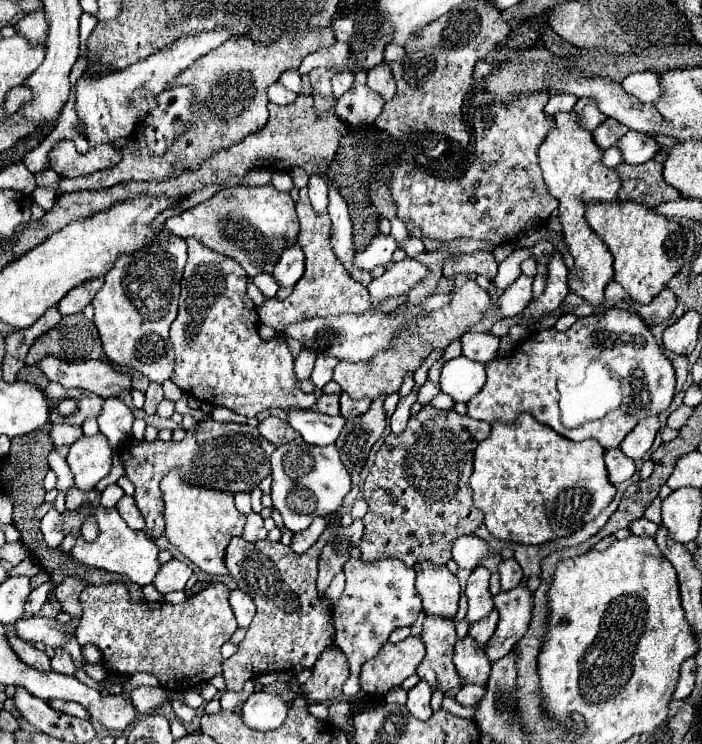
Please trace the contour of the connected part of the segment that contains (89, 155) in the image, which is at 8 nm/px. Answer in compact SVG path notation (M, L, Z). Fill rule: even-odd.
M71 140L57 142L49 152L49 168L53 168L63 178L87 176L105 168L115 166L121 160L121 148L113 144L101 144L79 154Z

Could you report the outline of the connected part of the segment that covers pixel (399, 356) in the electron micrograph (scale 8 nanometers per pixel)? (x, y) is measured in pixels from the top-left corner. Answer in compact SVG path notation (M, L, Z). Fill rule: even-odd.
M465 280L459 288L453 290L453 300L441 310L429 312L421 322L411 324L397 336L393 348L377 354L373 360L361 362L361 364L351 364L351 362L339 362L339 366L333 372L333 380L341 386L343 392L347 392L351 398L369 398L375 400L379 396L387 396L391 392L397 392L403 384L403 378L407 372L417 372L423 364L423 360L435 352L435 350L445 350L455 338L461 338L471 326L475 326L489 310L493 310L495 304L491 302L491 296L487 290L483 290L477 282Z

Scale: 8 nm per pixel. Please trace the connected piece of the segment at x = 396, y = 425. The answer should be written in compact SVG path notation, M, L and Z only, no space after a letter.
M411 392L409 398L403 398L403 400L397 404L397 410L395 410L395 414L391 416L391 420L389 420L389 426L391 426L391 432L393 432L393 434L401 434L401 432L405 430L407 418L409 418L409 408L413 406L415 400L417 400L417 394Z

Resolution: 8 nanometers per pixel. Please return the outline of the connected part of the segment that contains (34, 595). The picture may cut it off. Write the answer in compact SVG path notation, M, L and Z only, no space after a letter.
M45 582L45 584L41 584L39 588L35 588L35 590L29 594L27 602L25 602L25 614L23 614L23 618L35 616L35 614L41 610L41 606L45 604L45 600L47 600L47 596L49 596L49 592L51 592L53 588L55 588L53 582Z

